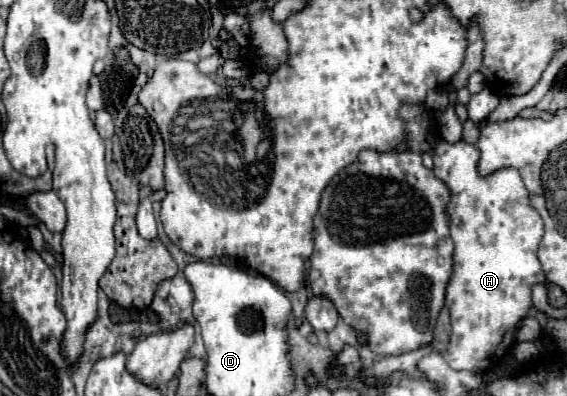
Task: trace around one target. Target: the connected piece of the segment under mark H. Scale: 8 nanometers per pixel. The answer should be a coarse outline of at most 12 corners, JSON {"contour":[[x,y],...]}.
{"contour":[[403,105],[409,149],[451,189],[445,305],[457,371],[501,359],[545,279],[517,169]]}

